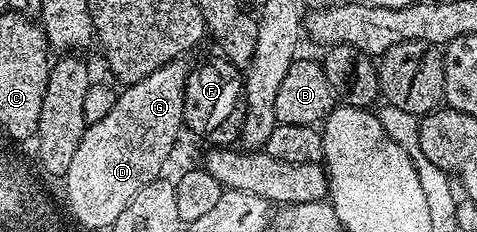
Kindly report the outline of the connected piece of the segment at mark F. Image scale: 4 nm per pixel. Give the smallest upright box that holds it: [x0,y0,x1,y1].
[183,57,243,145]

